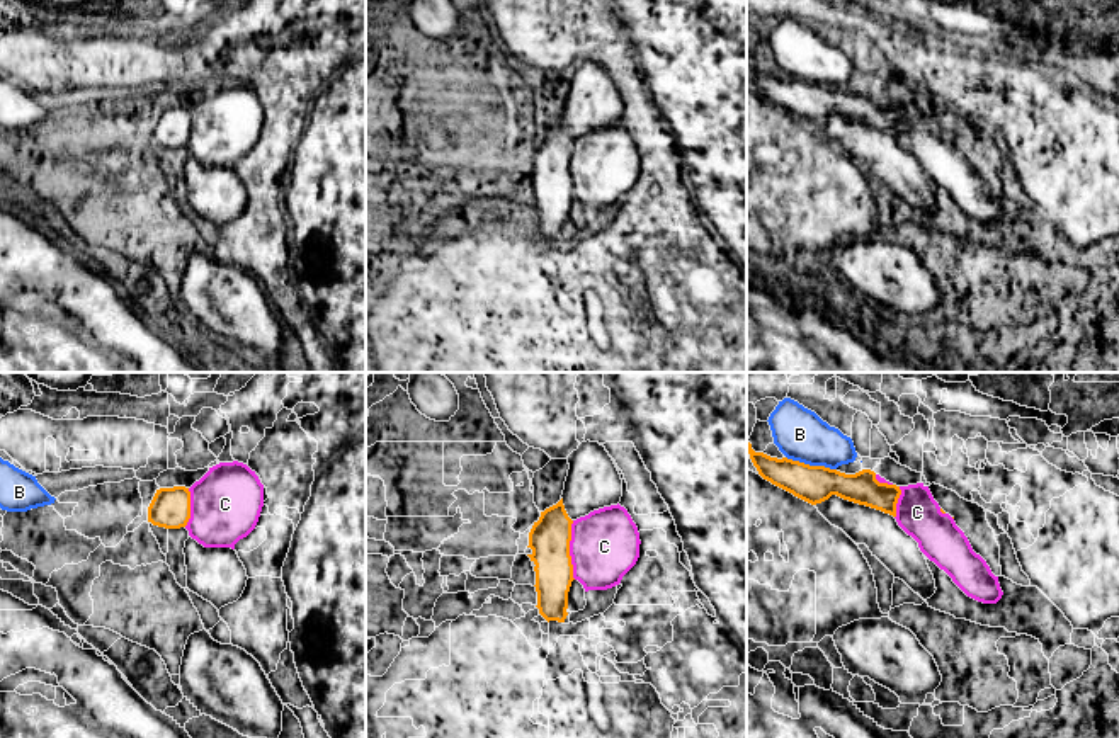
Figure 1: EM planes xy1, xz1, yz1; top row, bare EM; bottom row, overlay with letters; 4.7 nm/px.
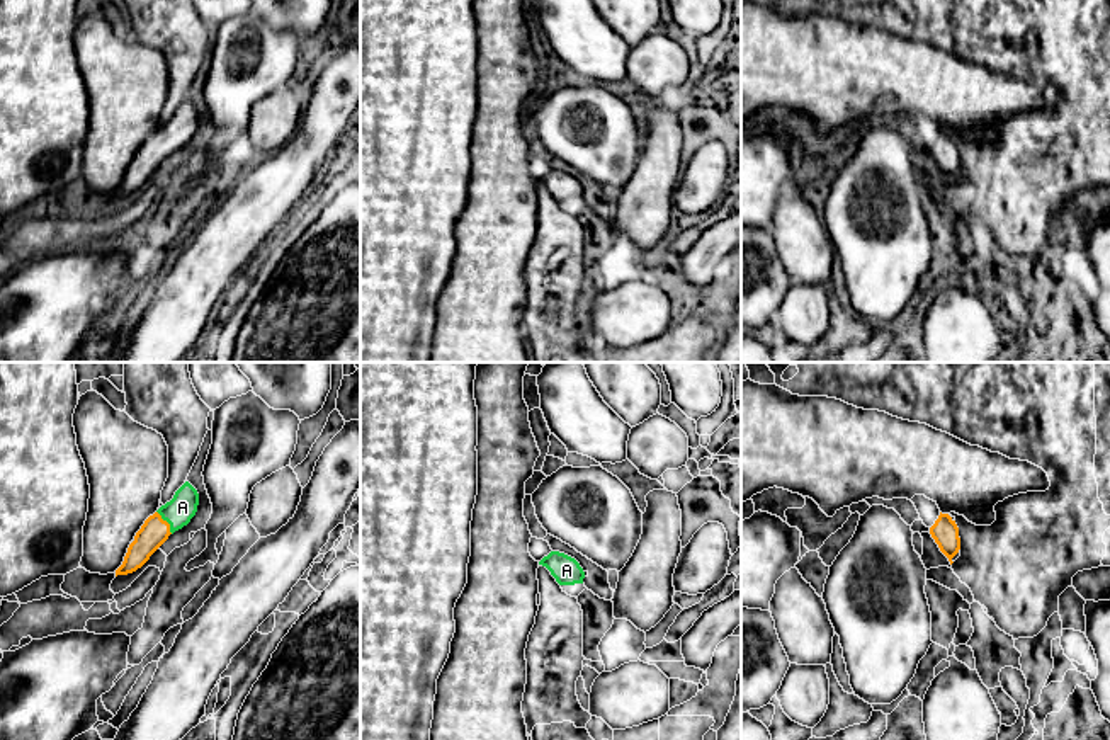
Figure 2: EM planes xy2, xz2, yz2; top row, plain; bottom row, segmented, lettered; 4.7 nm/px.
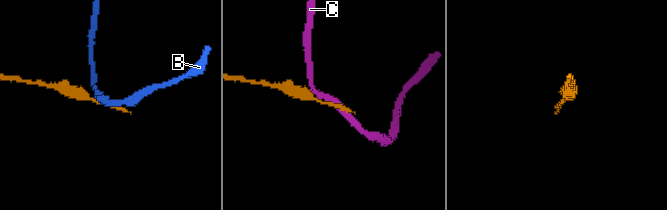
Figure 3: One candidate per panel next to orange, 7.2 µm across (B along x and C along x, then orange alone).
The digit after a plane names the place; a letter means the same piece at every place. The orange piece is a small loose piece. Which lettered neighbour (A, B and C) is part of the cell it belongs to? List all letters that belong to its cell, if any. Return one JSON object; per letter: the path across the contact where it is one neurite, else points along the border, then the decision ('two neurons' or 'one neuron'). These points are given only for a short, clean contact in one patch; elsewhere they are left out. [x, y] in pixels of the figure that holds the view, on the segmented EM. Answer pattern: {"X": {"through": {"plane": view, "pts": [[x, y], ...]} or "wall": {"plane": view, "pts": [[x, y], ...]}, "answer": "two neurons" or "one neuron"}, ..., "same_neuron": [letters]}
{"A": {"through": {"plane": "xy2", "pts": [[155, 531], [167, 523], [182, 507]]}, "answer": "one neuron"}, "B": {"wall": {"plane": "yz1", "pts": [[786, 456], [835, 470]]}, "answer": "two neurons"}, "C": {"wall": {"plane": "xz1", "pts": [[572, 521], [570, 563], [575, 579]]}, "answer": "two neurons"}, "same_neuron": ["A"]}

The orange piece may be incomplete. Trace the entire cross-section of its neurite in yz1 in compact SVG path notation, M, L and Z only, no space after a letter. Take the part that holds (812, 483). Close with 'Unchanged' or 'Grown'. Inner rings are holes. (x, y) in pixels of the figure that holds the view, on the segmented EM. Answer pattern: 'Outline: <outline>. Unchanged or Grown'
Outline: M748 440L747 452L764 480L811 505L837 495L896 517L896 503L901 495L900 486L879 483L876 473L871 469L845 474L837 469L809 466L787 457L777 459L764 452L755 452Z. Unchanged

